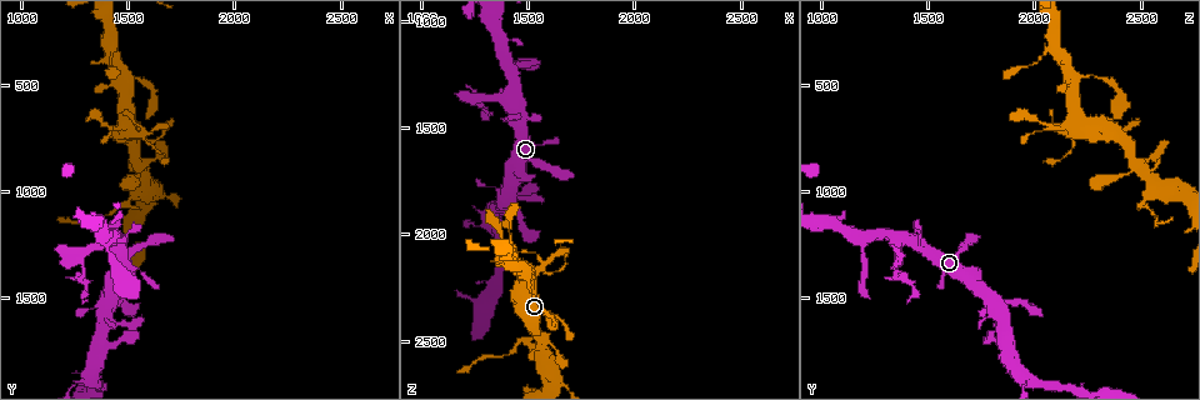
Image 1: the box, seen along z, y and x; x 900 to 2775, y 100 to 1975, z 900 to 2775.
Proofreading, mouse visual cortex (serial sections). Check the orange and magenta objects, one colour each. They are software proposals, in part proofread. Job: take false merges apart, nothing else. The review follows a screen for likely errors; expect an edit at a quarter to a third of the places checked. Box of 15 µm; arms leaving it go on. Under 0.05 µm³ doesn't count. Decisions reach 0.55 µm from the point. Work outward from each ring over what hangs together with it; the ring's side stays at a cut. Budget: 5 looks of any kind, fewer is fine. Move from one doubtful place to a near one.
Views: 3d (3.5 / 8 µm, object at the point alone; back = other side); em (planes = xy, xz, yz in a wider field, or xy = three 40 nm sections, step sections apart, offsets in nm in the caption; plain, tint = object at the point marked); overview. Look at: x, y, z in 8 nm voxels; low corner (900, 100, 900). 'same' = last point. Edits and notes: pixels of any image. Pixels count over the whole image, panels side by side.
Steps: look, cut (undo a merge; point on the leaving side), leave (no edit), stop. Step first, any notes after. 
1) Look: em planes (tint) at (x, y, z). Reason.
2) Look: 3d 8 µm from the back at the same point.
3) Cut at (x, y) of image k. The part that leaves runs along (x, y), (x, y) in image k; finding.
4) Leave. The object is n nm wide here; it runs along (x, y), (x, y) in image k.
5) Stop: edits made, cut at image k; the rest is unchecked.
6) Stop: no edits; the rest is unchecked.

Look: 3d 3.5 µm at (1490, 470, 2200). Calibre changes.

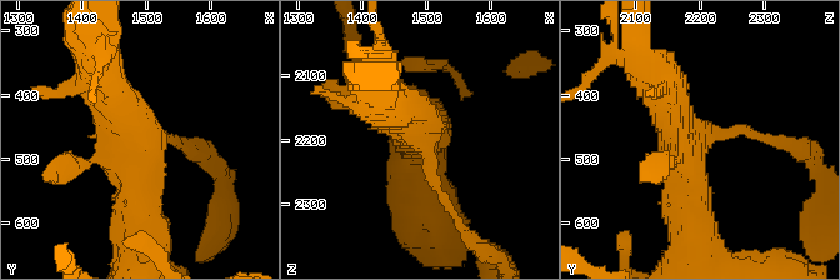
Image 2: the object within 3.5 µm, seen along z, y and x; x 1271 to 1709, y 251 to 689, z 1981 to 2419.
Look: em xy step 2 (tint) at (1495, 465, 2215). Need the tissue.

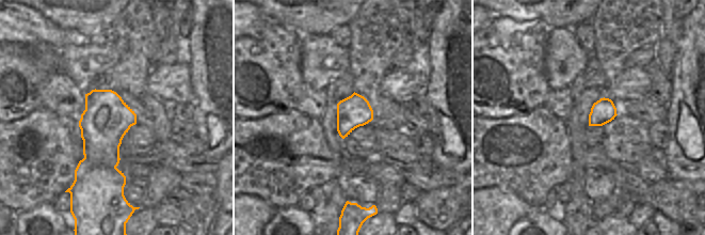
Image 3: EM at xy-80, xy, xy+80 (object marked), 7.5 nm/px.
Leave. It runs along (144, 220), (136, 135), (101, 70) in image 2; continuous, no second cell.

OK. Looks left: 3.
Look: 3d 3.5 µm at (1500, 1040, 2510). Abrupt turn.

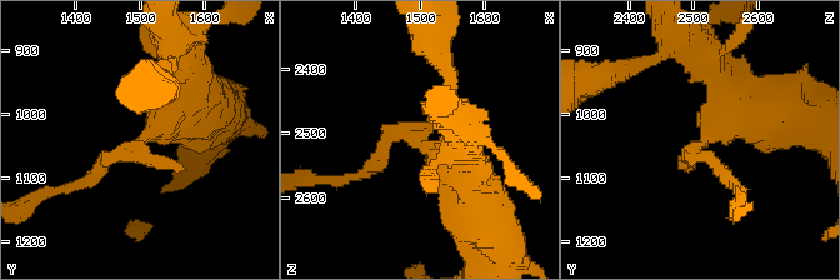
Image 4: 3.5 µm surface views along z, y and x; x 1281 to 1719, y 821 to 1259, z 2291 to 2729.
Cut at (100, 171) of image 4. The part that leaves runs along (138, 146), (103, 158), (88, 181), (53, 189) in image 4; two cells meet here.

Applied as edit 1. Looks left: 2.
Stop: edits made, cut at image 4; the rest is unchecked.

